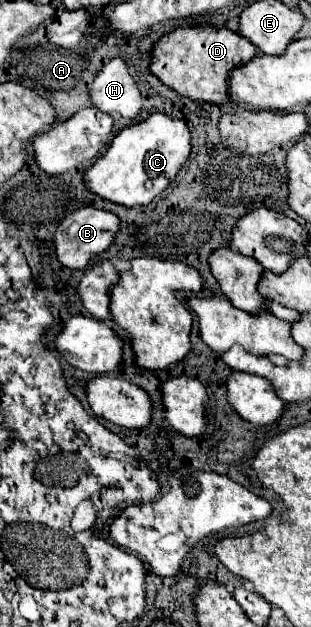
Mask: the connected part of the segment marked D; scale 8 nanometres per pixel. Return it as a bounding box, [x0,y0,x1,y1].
[150,26,260,104]

